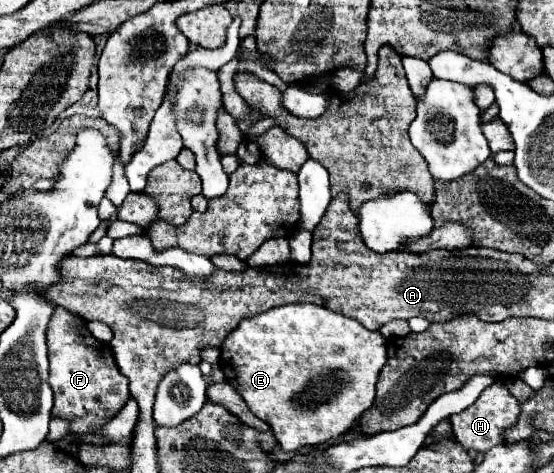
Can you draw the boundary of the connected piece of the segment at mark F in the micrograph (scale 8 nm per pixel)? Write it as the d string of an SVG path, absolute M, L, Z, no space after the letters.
M57 308L47 330L47 348L49 348L49 386L55 394L55 404L51 418L67 420L69 434L77 436L79 442L91 446L109 444L101 428L127 404L129 400L129 380L123 376L115 364L111 346L99 342L89 330L87 322L65 310Z

